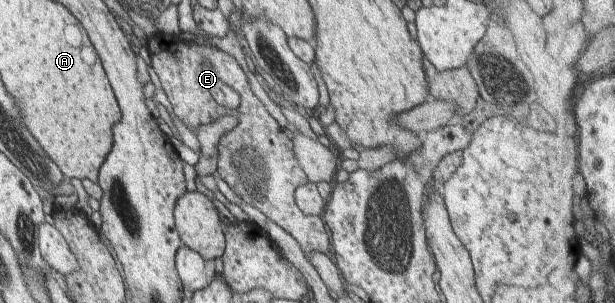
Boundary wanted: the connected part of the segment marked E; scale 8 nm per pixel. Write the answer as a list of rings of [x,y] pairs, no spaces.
[[[161,31],[147,39],[146,47],[175,115],[194,134],[199,125],[225,129],[216,146],[216,175],[237,193],[237,197],[243,197],[246,203],[292,235],[306,255],[313,250],[330,255],[332,243],[323,217],[305,215],[294,200],[295,190],[309,181],[294,154],[292,137],[253,94],[248,78],[235,58],[214,46],[188,42]]]

